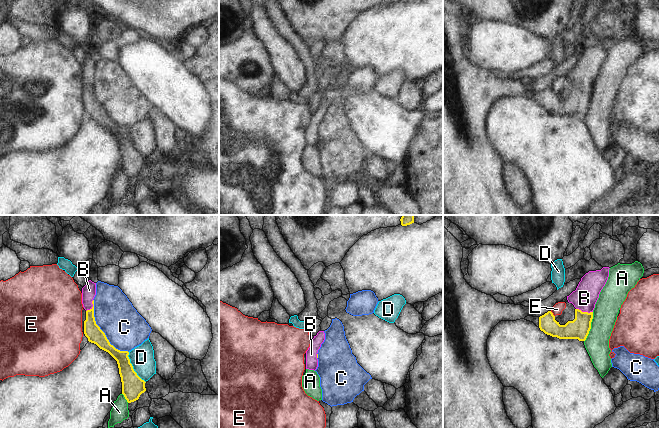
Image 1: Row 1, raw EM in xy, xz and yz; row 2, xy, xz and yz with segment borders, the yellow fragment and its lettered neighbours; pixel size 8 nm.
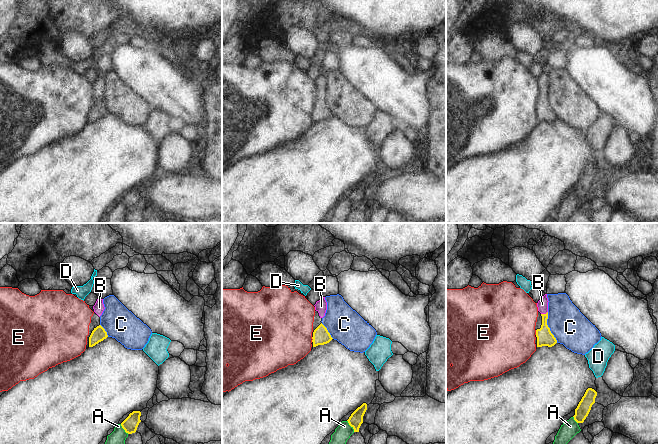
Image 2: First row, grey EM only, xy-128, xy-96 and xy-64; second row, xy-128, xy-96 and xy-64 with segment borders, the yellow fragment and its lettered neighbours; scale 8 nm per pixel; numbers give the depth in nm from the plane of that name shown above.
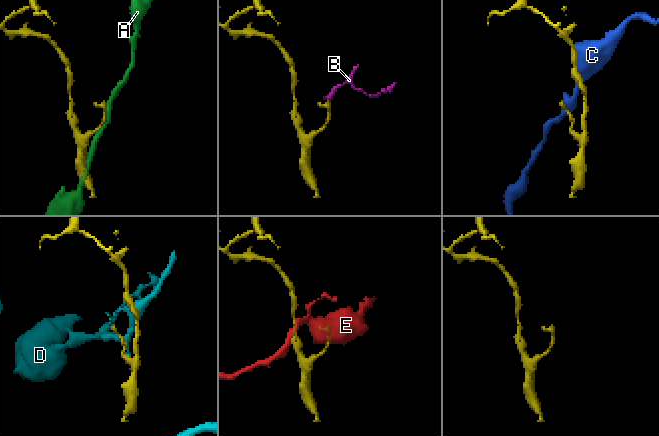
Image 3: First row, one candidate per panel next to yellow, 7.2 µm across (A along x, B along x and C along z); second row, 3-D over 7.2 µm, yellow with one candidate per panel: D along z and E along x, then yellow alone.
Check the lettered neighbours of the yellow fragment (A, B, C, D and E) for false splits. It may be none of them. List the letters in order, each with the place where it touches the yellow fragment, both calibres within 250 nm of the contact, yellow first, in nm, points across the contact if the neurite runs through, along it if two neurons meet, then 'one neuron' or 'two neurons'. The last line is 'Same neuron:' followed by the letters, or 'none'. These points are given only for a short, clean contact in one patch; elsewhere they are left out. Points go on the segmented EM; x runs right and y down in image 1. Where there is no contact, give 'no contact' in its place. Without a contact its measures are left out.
A: contact yz (590, 327); calibres 170 and 200 nm; two neurons
B: contact yz (584, 312); calibres 170 and 200 nm; way yz (579, 328), (584, 312), (584, 298); one neuron
C: contact xy (101, 330); calibres 140 and 320 nm; two neurons
D: contact xy (132, 367); calibres 180 and 190 nm; border xy (128, 352), (128, 358), (133, 370), (145, 382); two neurons
E: contact yz (552, 314); calibres 170 and 90 nm; border yz (550, 311), (554, 316); two neurons
Same neuron: B

